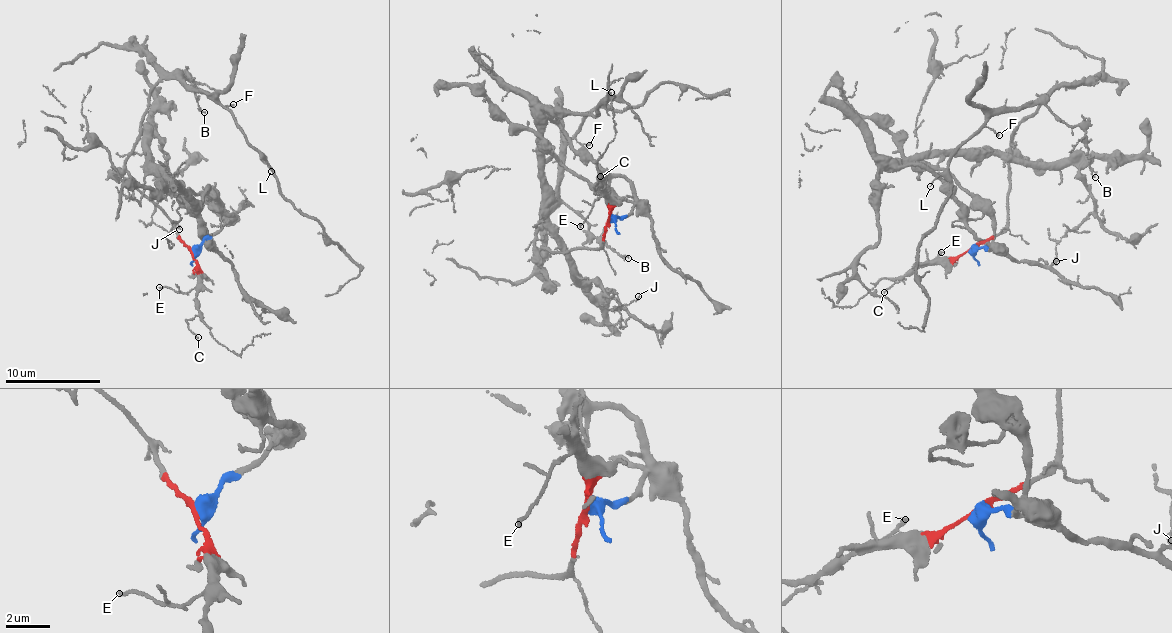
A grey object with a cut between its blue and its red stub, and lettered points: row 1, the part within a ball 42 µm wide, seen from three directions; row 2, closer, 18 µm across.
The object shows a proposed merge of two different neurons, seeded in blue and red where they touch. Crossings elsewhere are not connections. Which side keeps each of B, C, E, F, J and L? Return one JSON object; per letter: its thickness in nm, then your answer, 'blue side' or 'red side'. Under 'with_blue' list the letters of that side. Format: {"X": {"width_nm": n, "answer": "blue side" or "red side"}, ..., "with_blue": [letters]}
{"B": {"width_nm": 140, "answer": "red side"}, "C": {"width_nm": 110, "answer": "red side"}, "E": {"width_nm": 130, "answer": "red side"}, "F": {"width_nm": 120, "answer": "red side"}, "J": {"width_nm": 100, "answer": "blue side"}, "L": {"width_nm": 90, "answer": "red side"}, "with_blue": ["J"]}

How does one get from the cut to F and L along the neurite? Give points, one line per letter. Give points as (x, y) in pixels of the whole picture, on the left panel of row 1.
F: (191, 252), (162, 208), (133, 184), (126, 154), (159, 80), (173, 78), (211, 100), (234, 105)
L: (191, 252), (162, 208), (133, 184), (126, 168), (126, 154), (159, 80), (178, 79), (219, 104), (272, 170)

